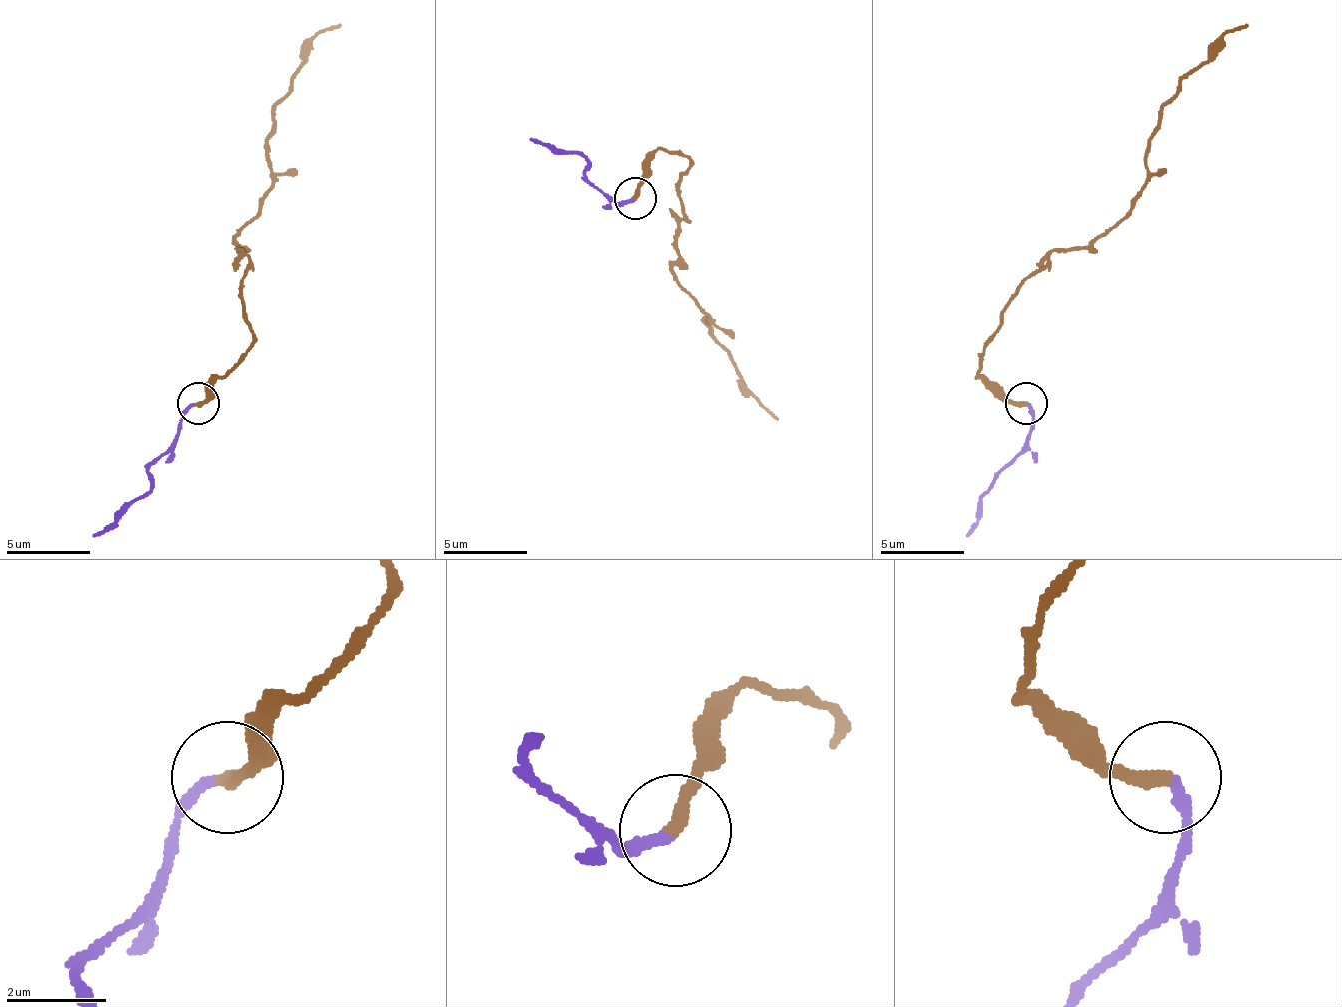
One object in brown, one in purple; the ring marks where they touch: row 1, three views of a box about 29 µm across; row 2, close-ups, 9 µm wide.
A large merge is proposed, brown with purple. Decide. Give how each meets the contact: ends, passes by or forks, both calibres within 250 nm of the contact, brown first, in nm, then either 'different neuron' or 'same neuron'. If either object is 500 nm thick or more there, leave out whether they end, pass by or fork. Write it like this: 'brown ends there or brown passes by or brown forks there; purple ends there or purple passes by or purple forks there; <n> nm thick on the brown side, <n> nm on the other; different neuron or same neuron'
brown ends there; purple ends there; 280 nm thick on the brown side, 200 nm on the other; same neuron

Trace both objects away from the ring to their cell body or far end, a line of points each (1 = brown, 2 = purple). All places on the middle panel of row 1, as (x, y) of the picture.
1: (634, 197), (642, 167), (659, 150), (689, 159), (680, 176), (672, 276), (710, 318), (739, 381), (777, 419)
2: (634, 201), (609, 201), (588, 180), (588, 163), (529, 138)

